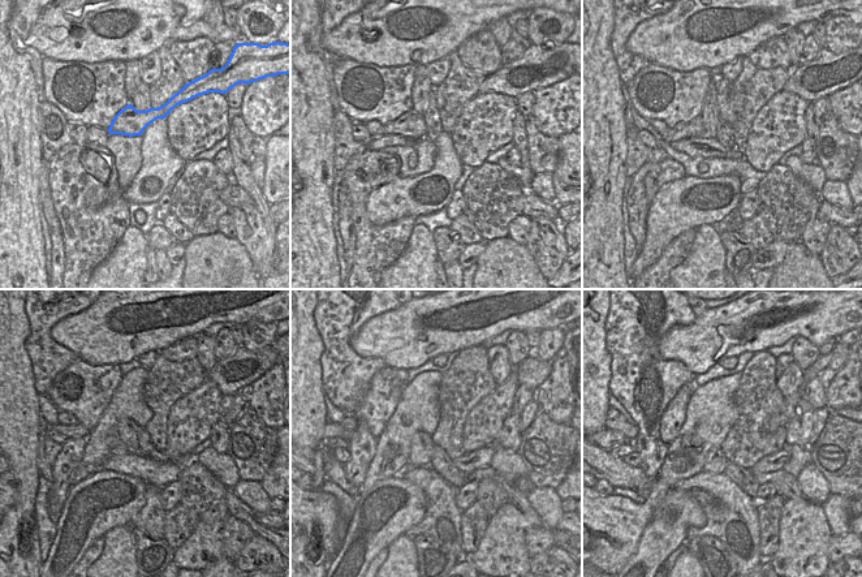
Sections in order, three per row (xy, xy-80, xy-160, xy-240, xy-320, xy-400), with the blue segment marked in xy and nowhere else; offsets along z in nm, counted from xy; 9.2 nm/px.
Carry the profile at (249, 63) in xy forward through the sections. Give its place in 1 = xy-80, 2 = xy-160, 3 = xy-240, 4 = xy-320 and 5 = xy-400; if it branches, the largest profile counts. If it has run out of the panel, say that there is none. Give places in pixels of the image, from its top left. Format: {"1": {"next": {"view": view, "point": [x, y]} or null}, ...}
{"1": {"next": {"view": "xy-80", "point": [538, 68]}}, "2": {"next": {"view": "xy-160", "point": [827, 73]}}, "3": {"next": {"view": "xy-240", "point": [231, 375]}}, "4": {"next": {"view": "xy-320", "point": [533, 371]}}, "5": {"next": {"view": "xy-400", "point": [615, 421]}}}

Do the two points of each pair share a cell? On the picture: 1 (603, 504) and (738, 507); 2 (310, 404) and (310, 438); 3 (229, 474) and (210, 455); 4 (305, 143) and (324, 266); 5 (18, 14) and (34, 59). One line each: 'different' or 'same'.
1: different
2: same
3: same
4: same
5: same

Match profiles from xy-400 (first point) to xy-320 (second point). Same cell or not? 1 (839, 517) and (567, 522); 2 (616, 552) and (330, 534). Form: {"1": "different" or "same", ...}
{"1": "different", "2": "same"}

